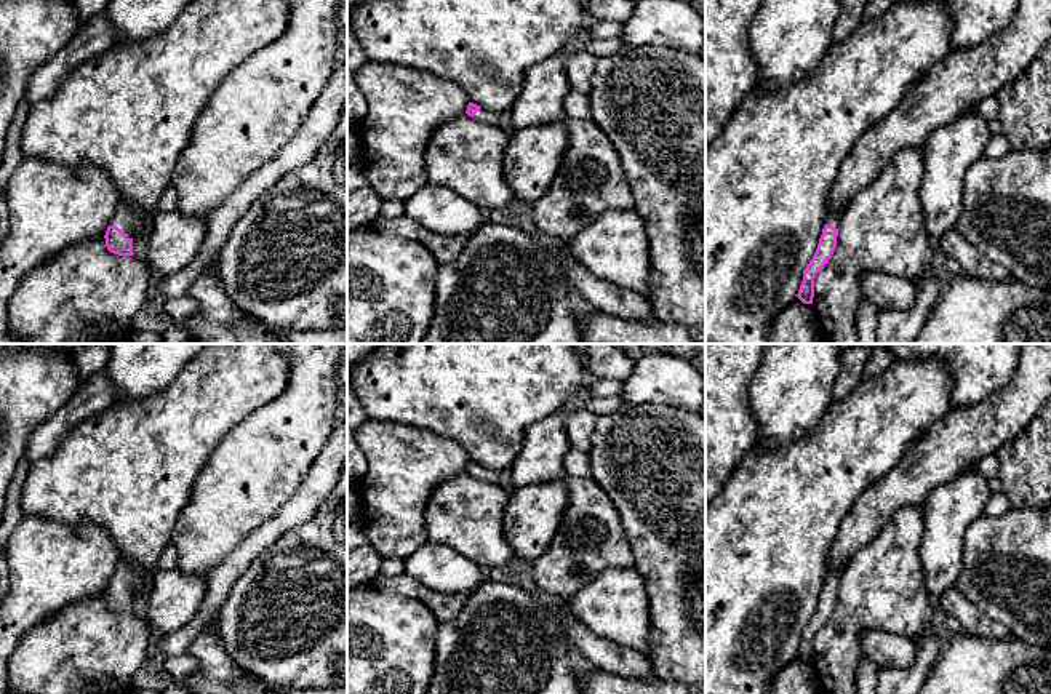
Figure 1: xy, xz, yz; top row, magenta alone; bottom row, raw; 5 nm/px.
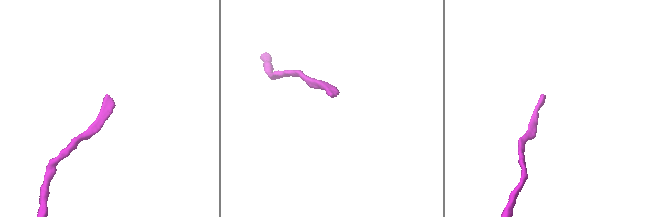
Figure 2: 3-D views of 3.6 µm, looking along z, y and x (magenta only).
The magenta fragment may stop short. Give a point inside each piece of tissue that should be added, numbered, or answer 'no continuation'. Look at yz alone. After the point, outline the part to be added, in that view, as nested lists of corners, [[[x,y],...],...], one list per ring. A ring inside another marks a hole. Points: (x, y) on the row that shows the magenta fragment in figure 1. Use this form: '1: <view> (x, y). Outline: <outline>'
1: yz (834, 218). Outline: [[[843,211],[829,213],[825,224],[833,225],[835,229],[838,229],[840,227],[840,221],[841,221],[841,214],[843,214]]]

